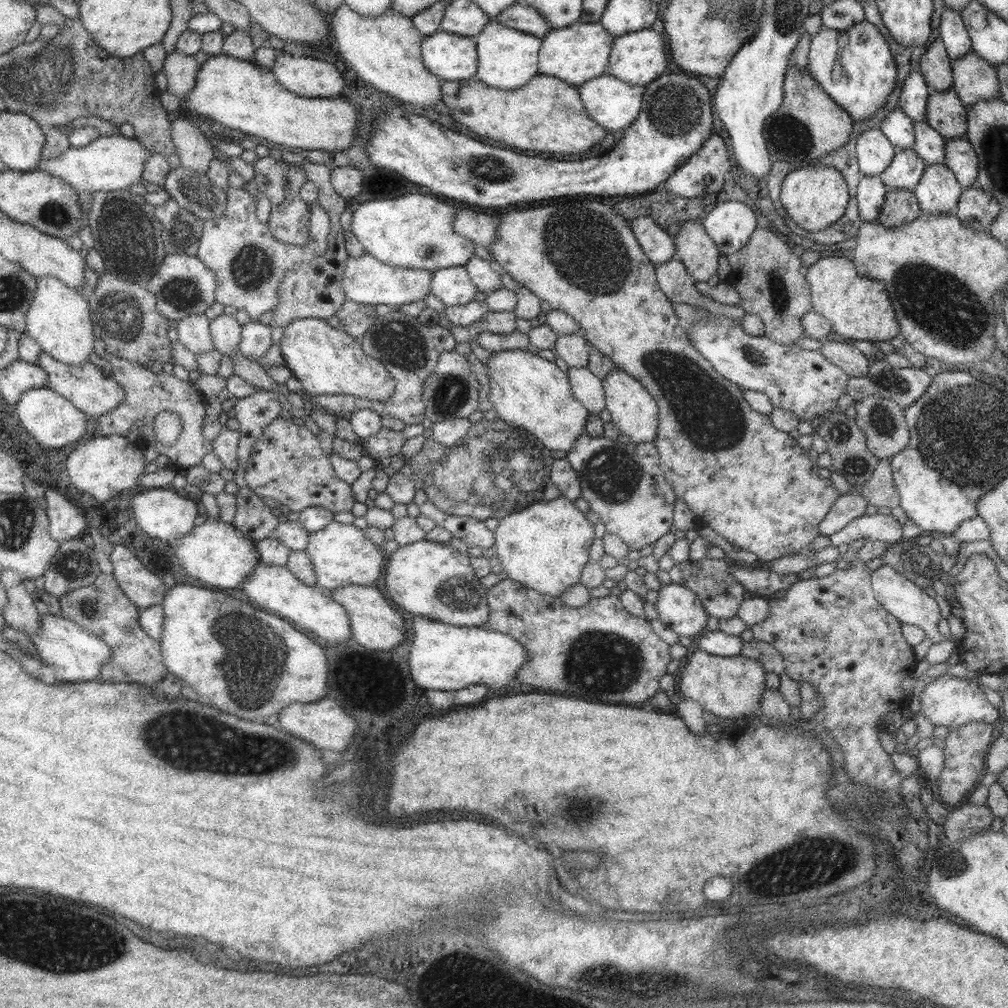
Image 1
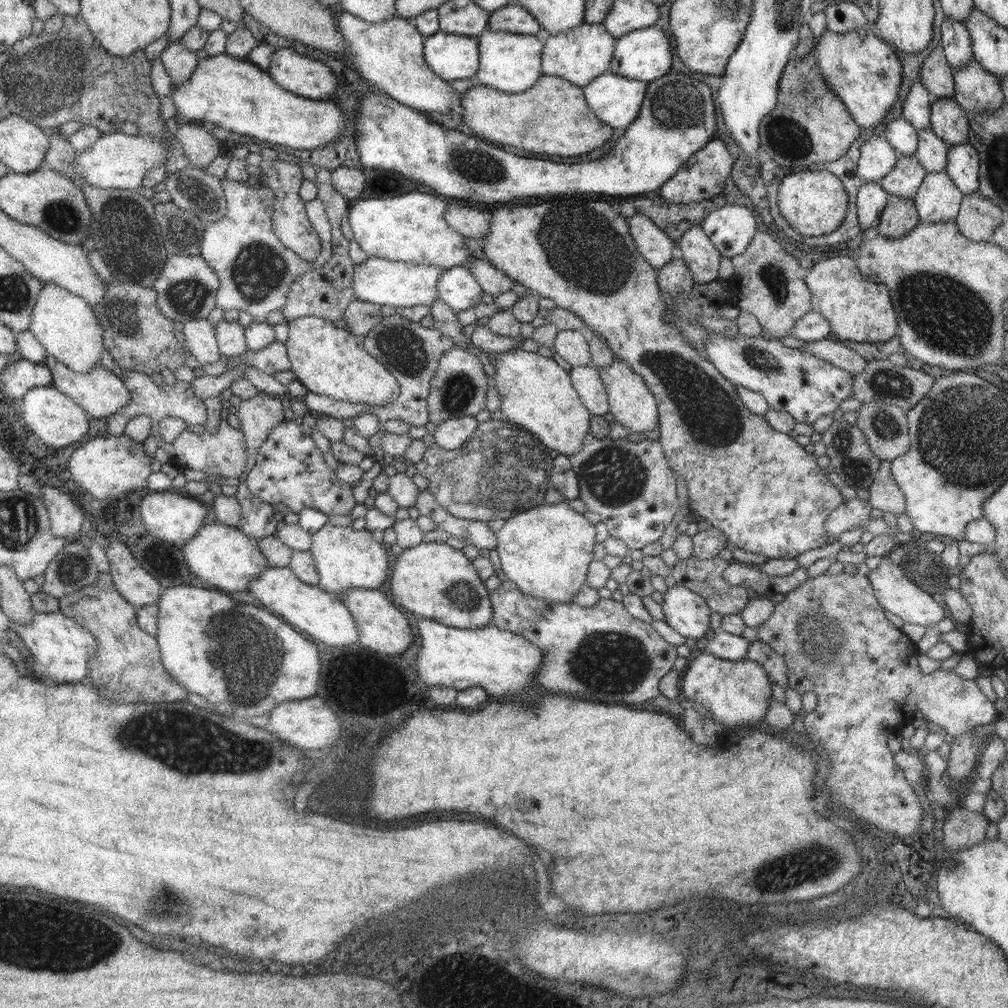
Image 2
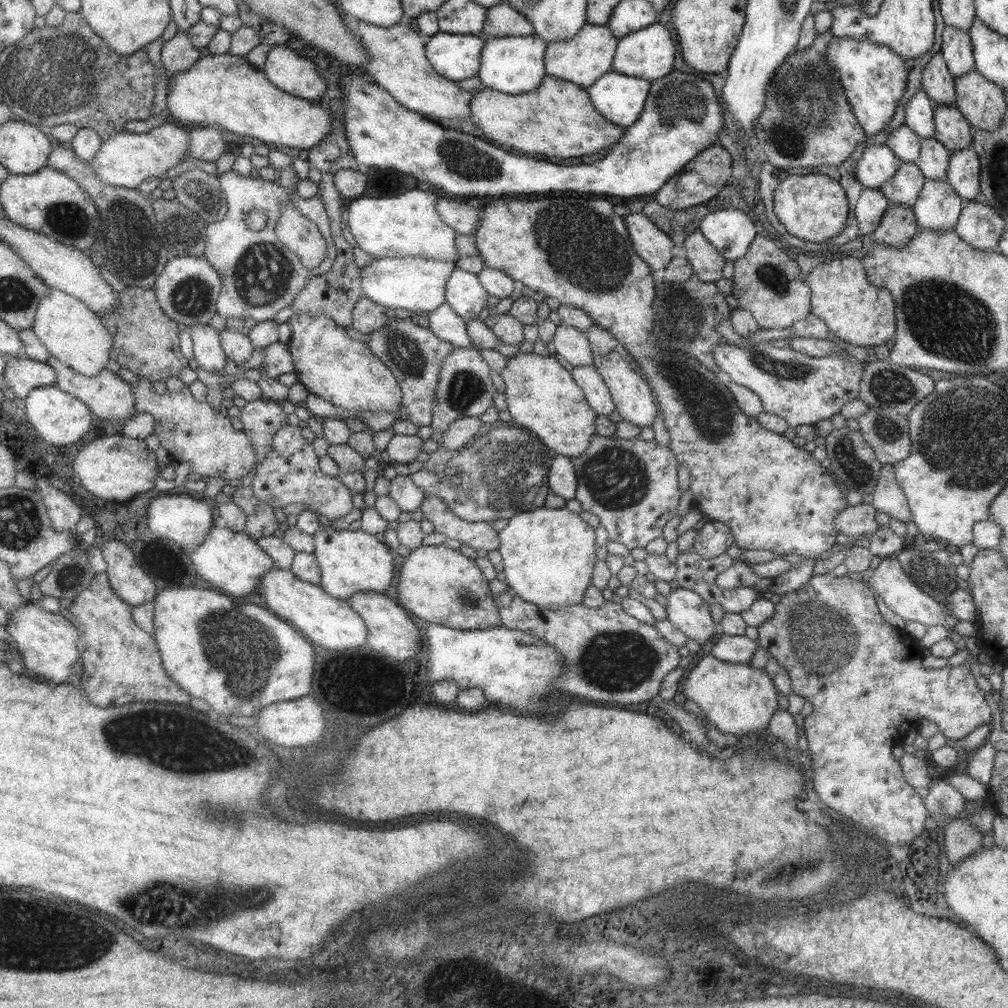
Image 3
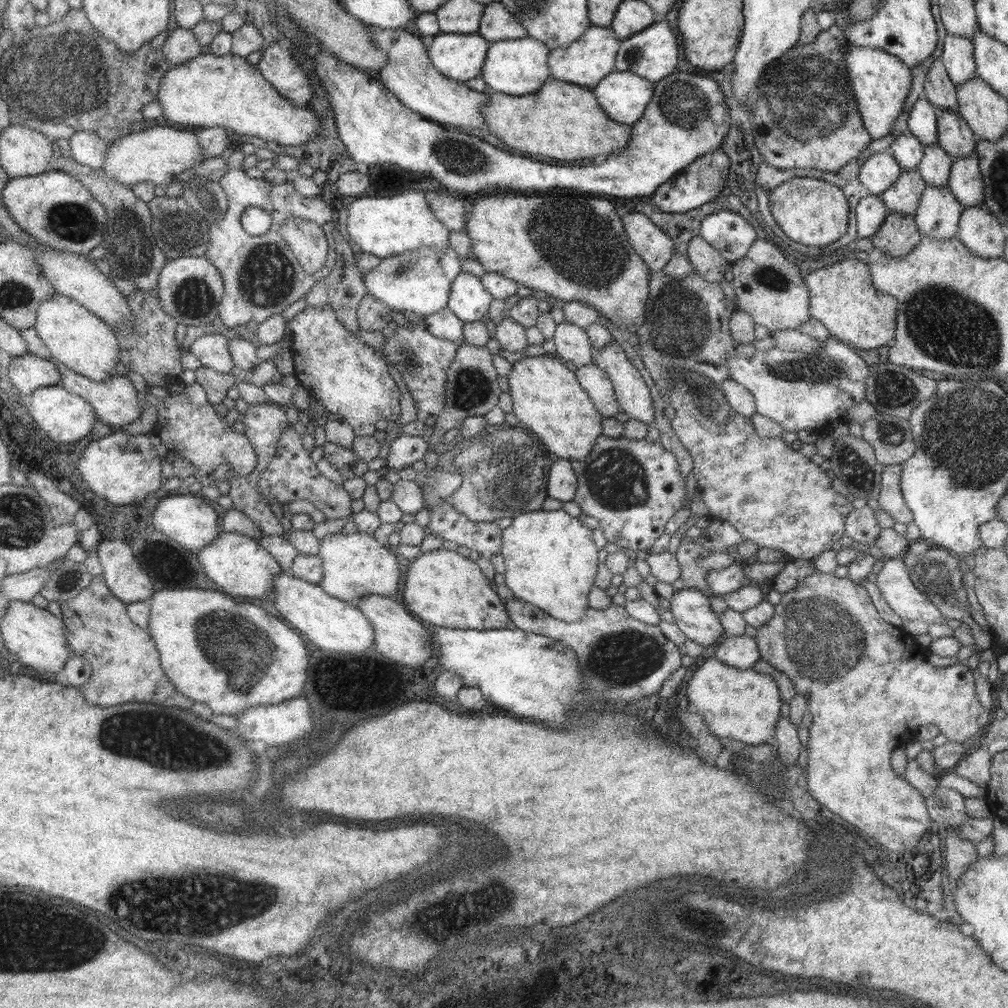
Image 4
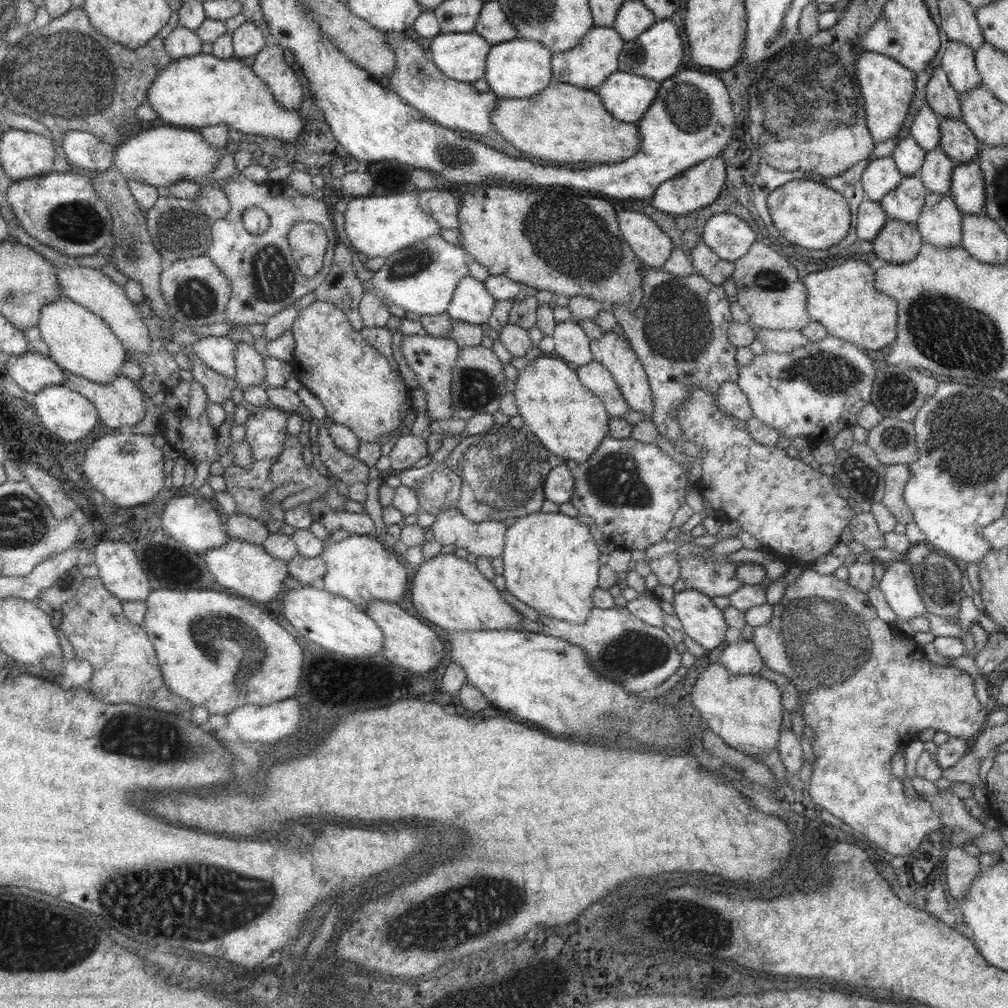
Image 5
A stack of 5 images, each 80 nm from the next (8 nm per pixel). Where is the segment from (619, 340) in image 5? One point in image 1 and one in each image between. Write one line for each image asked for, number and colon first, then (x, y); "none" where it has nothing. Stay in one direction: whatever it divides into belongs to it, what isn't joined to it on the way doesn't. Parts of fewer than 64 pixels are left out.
1: (634, 413)
2: (629, 400)
3: (632, 398)
4: (632, 395)

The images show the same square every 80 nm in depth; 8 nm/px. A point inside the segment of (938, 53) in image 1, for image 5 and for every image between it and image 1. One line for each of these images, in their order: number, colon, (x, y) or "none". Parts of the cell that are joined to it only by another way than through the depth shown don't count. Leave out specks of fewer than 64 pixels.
2: (936, 75)
3: (937, 83)
4: (939, 91)
5: (940, 97)

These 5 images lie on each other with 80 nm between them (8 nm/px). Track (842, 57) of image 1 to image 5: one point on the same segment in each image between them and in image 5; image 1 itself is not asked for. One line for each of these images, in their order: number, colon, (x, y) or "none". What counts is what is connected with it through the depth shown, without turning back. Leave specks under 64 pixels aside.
2: (862, 69)
3: (873, 77)
4: (880, 83)
5: (886, 87)

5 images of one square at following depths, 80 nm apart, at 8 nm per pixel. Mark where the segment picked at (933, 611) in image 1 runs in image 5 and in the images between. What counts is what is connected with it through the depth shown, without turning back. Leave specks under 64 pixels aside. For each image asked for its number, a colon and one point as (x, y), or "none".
2: (893, 591)
3: (900, 594)
4: (895, 586)
5: (897, 584)

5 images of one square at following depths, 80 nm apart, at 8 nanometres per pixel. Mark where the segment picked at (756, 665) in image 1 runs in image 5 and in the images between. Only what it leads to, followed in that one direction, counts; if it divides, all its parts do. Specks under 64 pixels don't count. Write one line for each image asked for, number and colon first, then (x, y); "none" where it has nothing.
2: (737, 693)
3: (738, 699)
4: (743, 705)
5: (744, 710)

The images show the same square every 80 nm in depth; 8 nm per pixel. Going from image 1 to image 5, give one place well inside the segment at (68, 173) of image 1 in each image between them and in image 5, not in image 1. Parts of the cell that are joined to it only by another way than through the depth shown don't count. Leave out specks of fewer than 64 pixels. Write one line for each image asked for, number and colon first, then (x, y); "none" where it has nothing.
2: (116, 160)
3: (124, 159)
4: (156, 154)
5: (161, 156)

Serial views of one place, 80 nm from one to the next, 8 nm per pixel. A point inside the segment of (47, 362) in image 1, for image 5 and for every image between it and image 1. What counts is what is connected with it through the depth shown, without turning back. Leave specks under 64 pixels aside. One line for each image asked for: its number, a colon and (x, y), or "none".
2: (100, 393)
3: (108, 397)
4: (114, 401)
5: (119, 404)

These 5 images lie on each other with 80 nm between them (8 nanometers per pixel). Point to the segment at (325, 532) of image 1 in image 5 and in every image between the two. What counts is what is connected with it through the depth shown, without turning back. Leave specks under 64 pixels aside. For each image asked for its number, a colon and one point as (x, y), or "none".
2: (344, 558)
3: (350, 561)
4: (355, 565)
5: (360, 568)

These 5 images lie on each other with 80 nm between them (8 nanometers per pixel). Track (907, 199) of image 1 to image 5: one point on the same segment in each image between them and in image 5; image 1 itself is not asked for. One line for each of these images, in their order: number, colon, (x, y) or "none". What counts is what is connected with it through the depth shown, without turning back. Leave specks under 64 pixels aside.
2: (899, 216)
3: (897, 227)
4: (898, 234)
5: (897, 242)

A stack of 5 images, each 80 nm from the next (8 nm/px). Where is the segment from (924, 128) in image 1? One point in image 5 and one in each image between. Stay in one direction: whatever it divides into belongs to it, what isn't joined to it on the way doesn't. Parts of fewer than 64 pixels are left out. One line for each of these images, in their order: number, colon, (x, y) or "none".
2: (931, 151)
3: (932, 161)
4: (934, 166)
5: (935, 174)

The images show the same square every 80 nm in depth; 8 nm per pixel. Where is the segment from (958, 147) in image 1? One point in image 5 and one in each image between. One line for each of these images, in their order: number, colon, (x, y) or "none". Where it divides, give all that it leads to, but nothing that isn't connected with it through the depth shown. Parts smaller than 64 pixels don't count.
2: (962, 163)
3: (963, 169)
4: (965, 181)
5: (967, 188)

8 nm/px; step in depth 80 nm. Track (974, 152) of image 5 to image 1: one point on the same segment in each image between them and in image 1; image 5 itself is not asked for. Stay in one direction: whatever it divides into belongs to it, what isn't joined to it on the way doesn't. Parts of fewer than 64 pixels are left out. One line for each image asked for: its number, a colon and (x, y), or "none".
1: (944, 112)
2: (948, 120)
3: (951, 129)
4: (953, 135)

